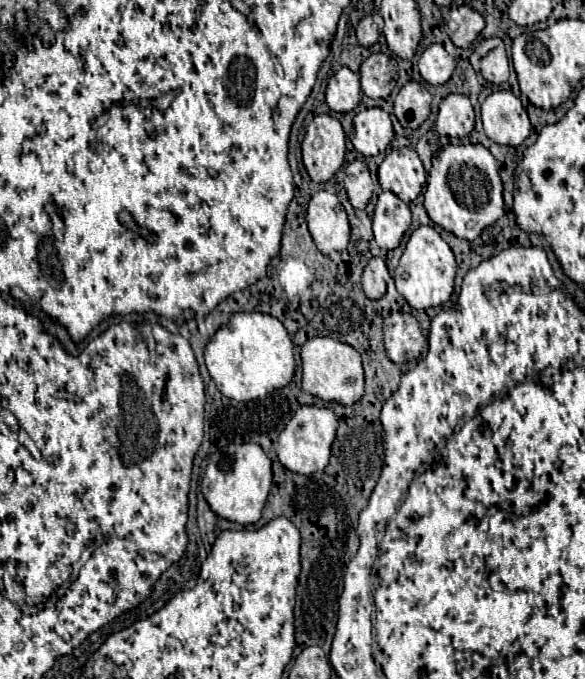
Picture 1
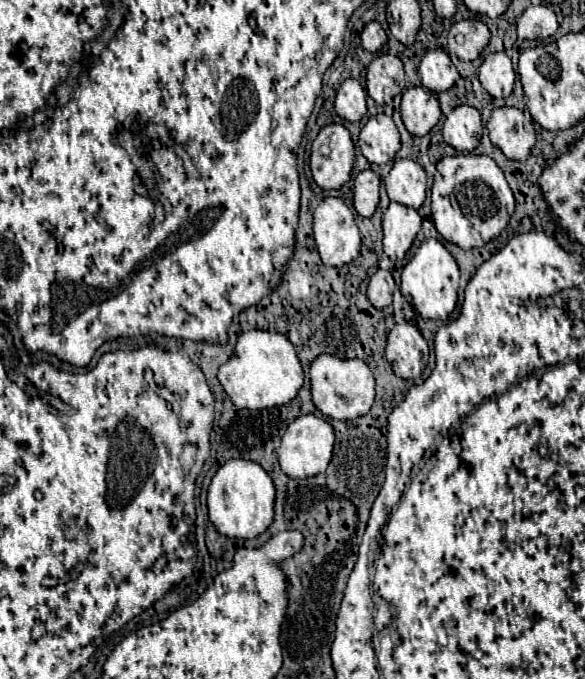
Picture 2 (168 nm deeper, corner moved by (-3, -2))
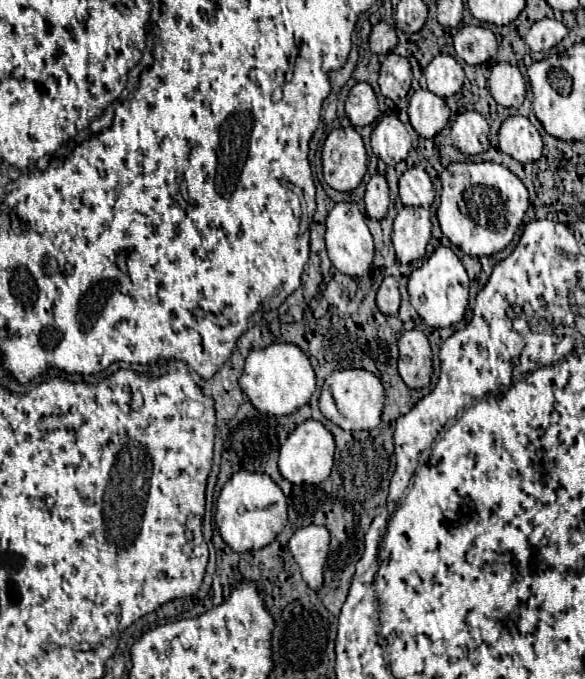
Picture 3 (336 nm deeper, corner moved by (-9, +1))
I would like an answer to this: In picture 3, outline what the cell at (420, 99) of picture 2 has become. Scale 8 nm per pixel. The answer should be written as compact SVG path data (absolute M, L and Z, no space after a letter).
M417 90L409 102L409 120L415 132L423 138L433 138L449 122L449 106L443 98L429 90Z

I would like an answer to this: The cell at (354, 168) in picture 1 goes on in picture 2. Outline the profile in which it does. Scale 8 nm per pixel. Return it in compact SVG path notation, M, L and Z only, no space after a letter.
M367 169L355 177L353 207L361 217L371 217L379 205L379 177Z

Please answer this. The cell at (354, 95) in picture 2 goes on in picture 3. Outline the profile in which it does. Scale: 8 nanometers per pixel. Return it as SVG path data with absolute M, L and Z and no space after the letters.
M357 82L345 100L345 114L353 126L367 126L379 116L377 96L367 82Z

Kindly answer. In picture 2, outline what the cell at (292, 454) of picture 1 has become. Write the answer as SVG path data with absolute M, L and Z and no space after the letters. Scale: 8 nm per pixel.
M303 415L297 417L281 437L281 447L279 447L279 465L281 471L291 477L291 479L305 479L313 477L319 473L325 473L329 461L331 461L331 449L333 449L333 429L327 421L315 417L315 415Z

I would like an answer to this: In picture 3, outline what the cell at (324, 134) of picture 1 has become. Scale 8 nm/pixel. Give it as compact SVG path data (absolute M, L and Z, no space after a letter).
M353 126L333 130L323 144L321 162L323 178L331 188L355 190L367 172L367 154L359 132Z

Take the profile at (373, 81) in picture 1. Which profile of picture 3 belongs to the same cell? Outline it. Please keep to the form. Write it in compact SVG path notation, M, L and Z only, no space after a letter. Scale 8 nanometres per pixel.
M387 54L381 64L381 74L379 74L381 94L391 100L405 98L411 88L411 80L413 80L413 74L411 74L409 60L397 54Z

